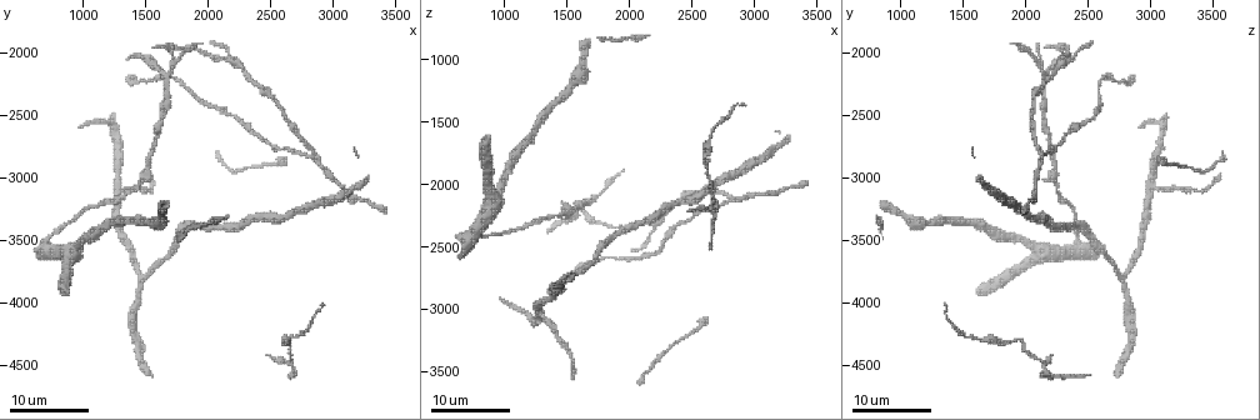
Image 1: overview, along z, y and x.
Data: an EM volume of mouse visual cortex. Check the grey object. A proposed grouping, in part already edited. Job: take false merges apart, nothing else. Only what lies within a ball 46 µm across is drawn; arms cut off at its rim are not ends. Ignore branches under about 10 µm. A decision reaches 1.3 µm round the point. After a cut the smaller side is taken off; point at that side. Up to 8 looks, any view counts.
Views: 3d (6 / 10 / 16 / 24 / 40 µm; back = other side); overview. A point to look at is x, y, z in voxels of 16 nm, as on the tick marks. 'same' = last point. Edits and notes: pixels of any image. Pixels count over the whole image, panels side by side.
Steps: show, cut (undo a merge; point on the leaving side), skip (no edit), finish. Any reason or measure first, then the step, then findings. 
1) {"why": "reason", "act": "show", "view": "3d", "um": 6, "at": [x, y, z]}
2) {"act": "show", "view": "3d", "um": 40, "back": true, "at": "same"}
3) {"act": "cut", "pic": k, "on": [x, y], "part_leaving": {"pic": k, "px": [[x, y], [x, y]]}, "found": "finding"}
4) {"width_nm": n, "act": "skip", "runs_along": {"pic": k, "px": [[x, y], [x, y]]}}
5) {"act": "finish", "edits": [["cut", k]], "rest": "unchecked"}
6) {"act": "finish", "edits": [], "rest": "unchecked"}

{"act": "show", "view": "3d", "um": 24, "at": [1460, 3760, 2800]}

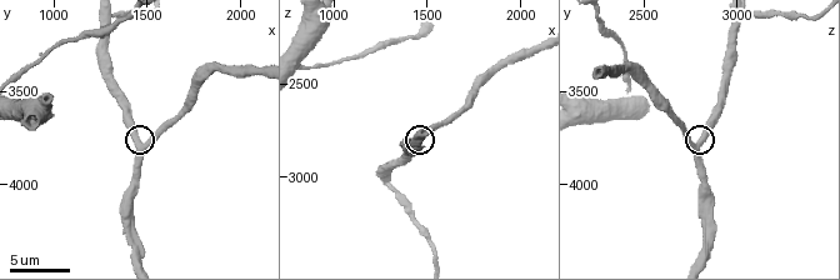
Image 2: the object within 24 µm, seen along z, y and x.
{"act": "show", "view": "3d", "um": 10, "at": [1440, 3780, 2800]}

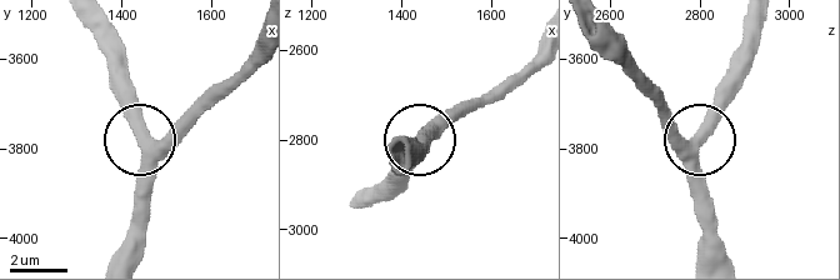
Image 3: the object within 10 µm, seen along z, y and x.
{"act": "skip", "runs_along": {"pic": 3, "px": [[539, 50], [513, 79], [419, 136]]}, "found": "one neuron here"}

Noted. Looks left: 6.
{"act": "show", "view": "3d", "um": 16, "at": [1300, 3080, 3040]}

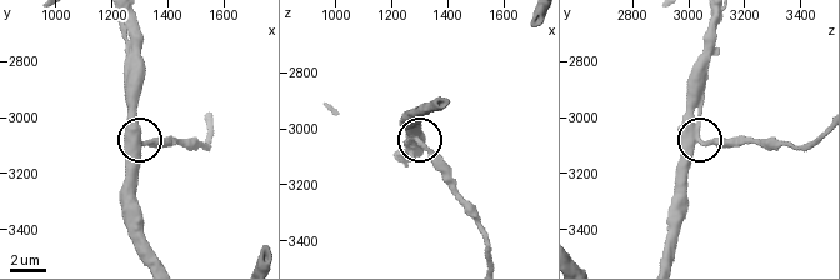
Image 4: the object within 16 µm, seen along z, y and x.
{"act": "show", "view": "3d", "um": 6, "at": [1290, 3090, 3040]}

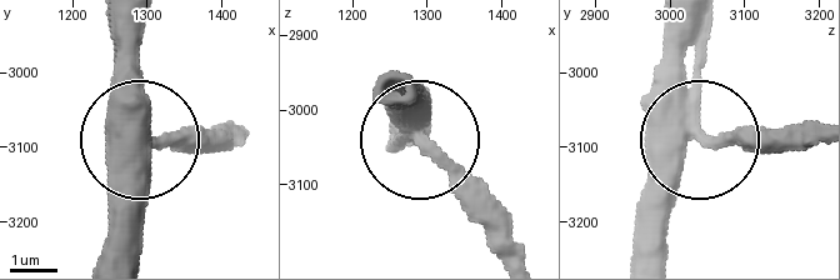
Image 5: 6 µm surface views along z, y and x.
{"why": "from behind", "act": "show", "view": "3d", "um": 6, "back": true, "at": [1290, 3085, 3045]}

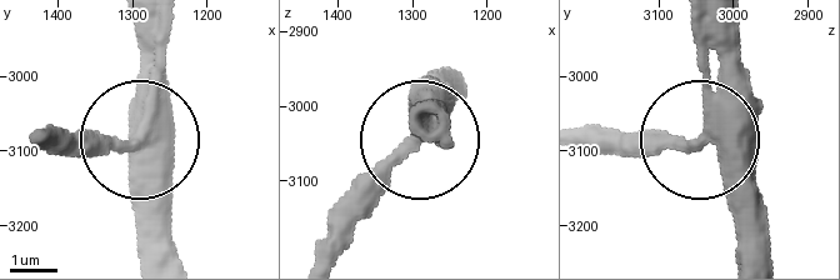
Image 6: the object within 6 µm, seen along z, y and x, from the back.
{"act": "skip", "runs_along": {"pic": 6, "px": [[146, 253], [135, 140], [146, 25]]}, "found": "one neuron here"}

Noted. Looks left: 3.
{"why": "three arms meet", "act": "show", "view": "3d", "um": 24, "at": [2820, 2820, 2120]}

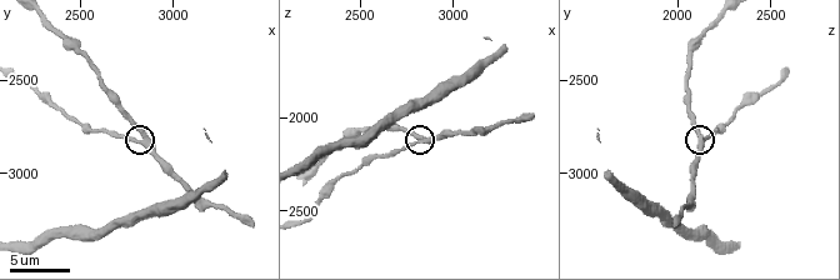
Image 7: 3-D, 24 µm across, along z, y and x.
{"act": "show", "view": "3d", "um": 10, "at": [2820, 2840, 2140]}

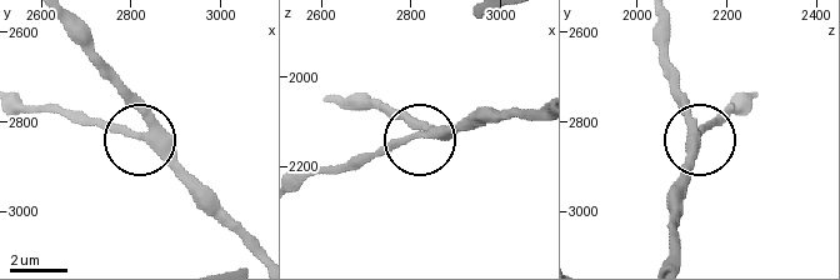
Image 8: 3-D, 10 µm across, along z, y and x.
{"arms": 3, "act": "skip", "runs_along": {"pic": 8, "px": [[61, 23], [145, 124], [130, 138], [83, 124]]}, "found": "one neuron here"}

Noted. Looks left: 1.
{"act": "show", "view": "3d", "um": 10, "at": [2940, 3200, 1840]}

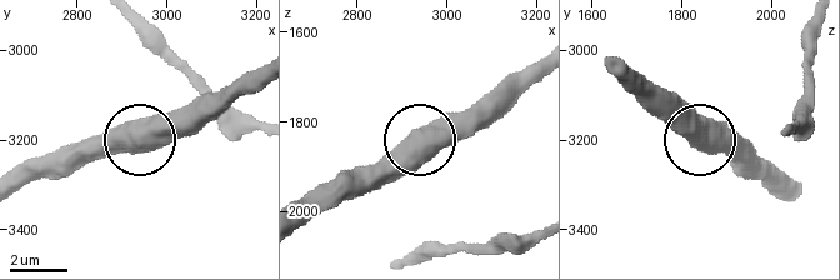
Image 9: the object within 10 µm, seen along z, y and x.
{"width_nm": 660, "act": "skip", "found": "one neuron here"}

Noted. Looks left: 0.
{"act": "finish", "edits": [], "rest": "unchecked"}

